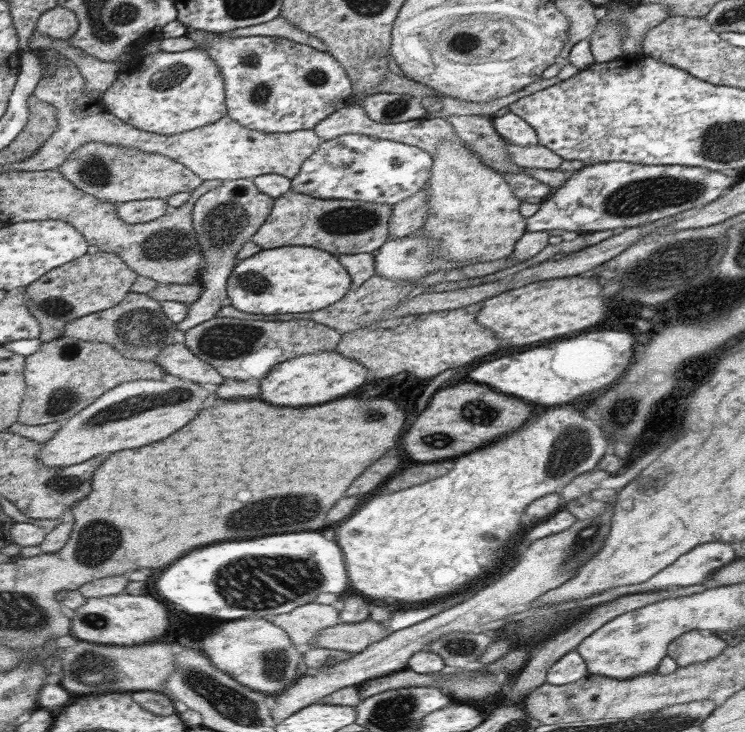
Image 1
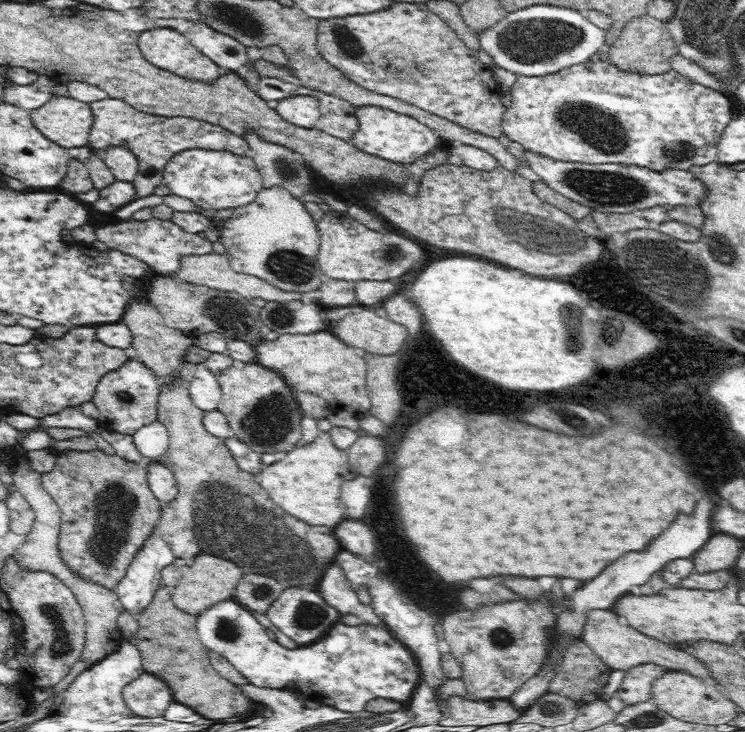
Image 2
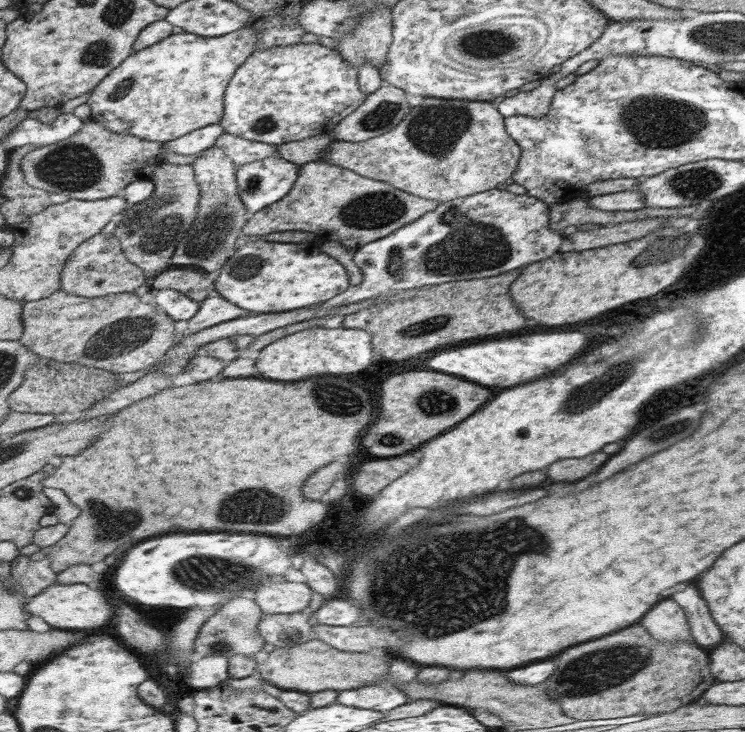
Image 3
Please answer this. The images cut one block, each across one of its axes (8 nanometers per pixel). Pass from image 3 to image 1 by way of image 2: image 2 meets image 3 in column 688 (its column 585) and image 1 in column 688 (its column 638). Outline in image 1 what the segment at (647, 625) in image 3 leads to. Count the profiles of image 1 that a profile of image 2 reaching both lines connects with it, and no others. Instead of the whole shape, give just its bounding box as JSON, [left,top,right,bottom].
[666,630,729,667]

